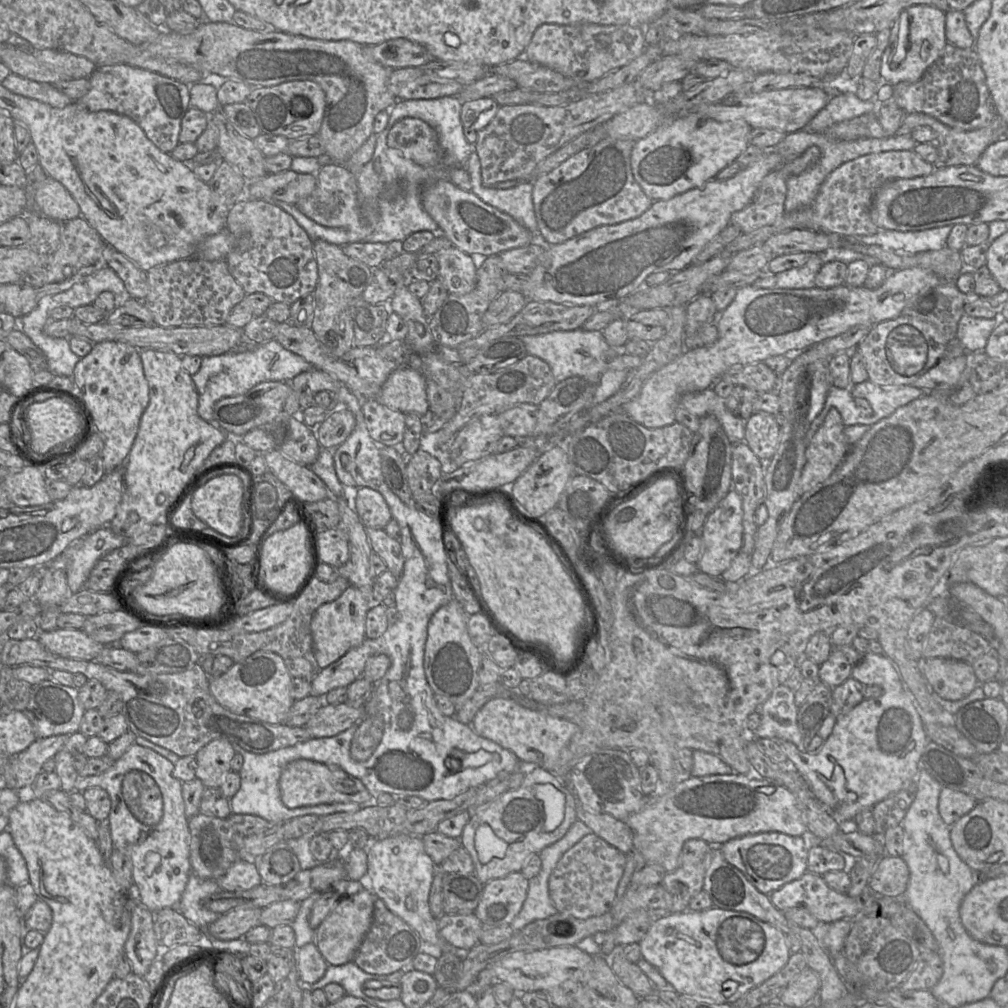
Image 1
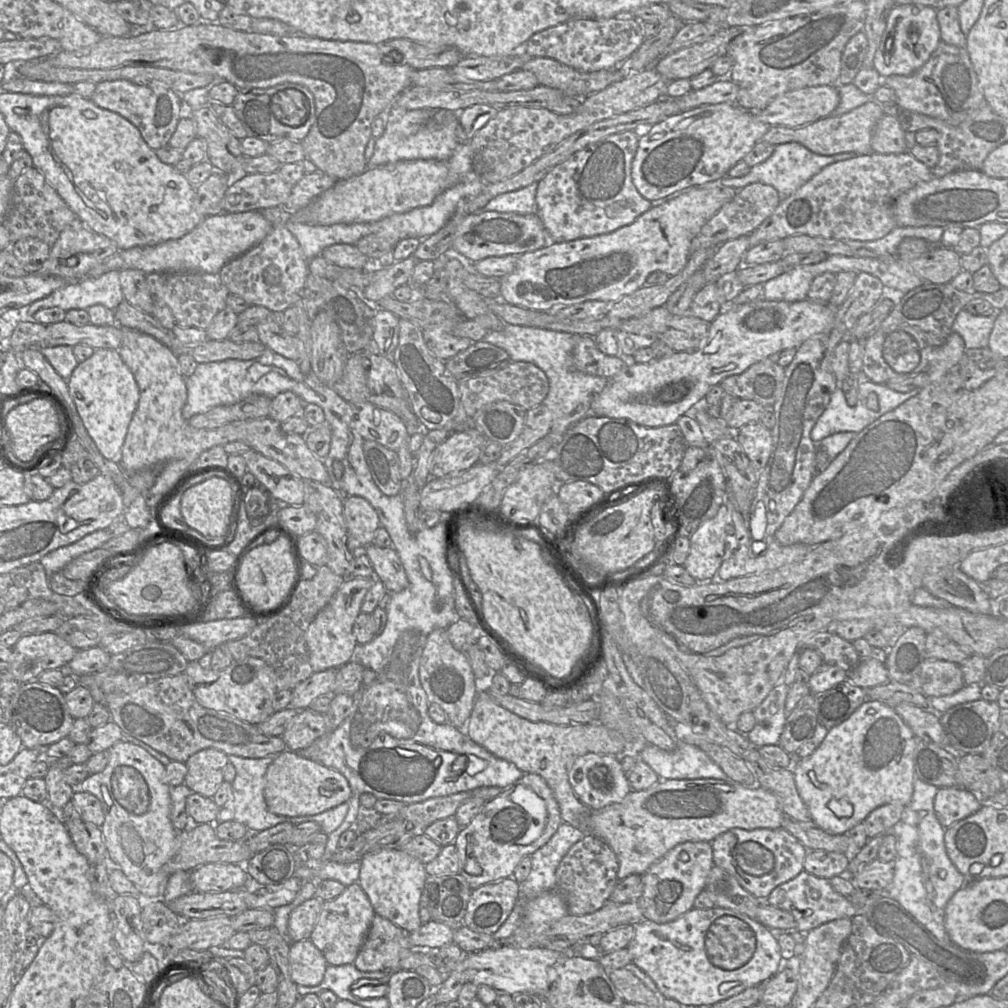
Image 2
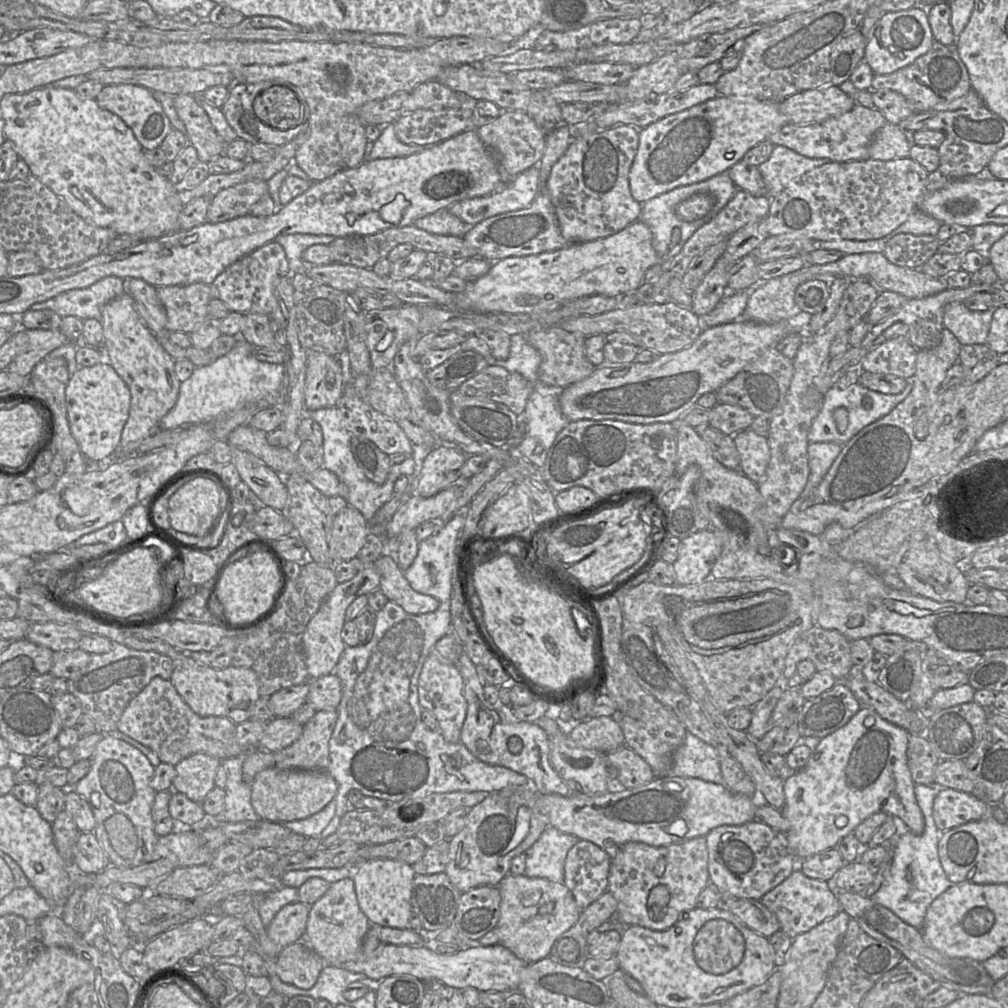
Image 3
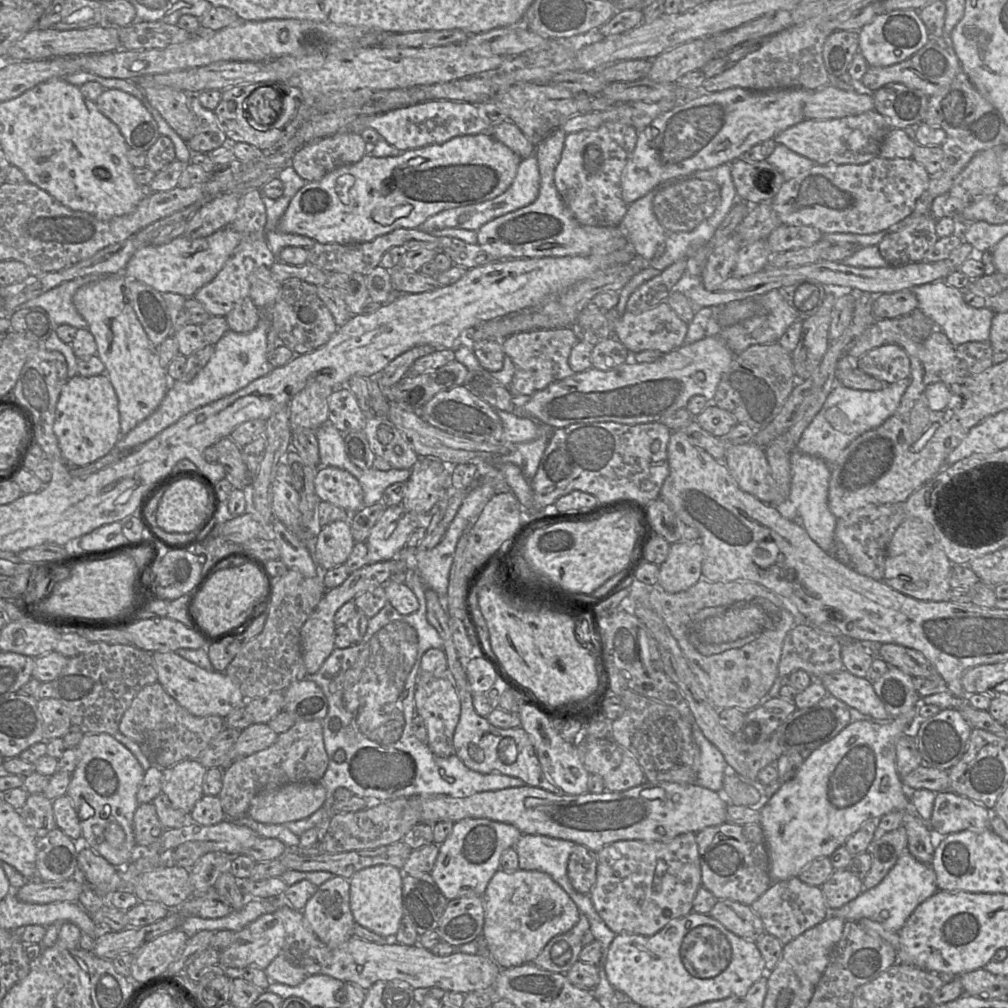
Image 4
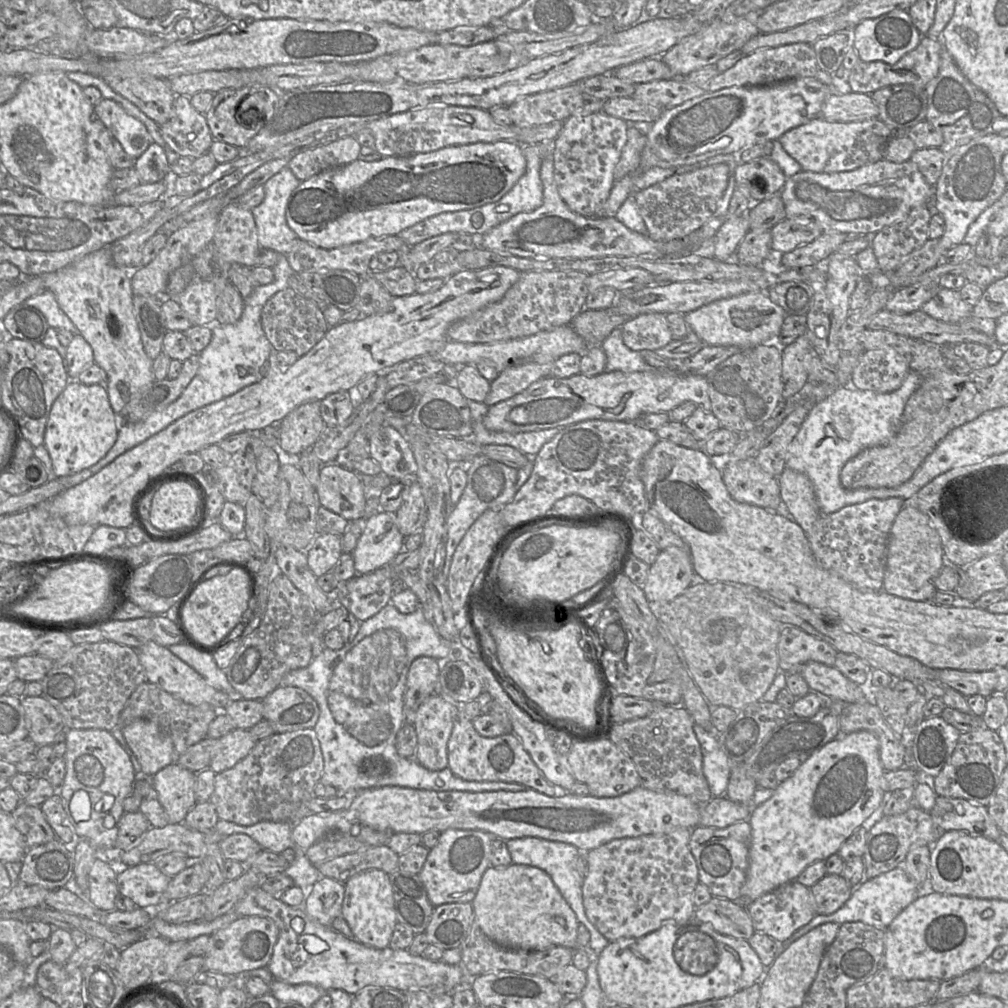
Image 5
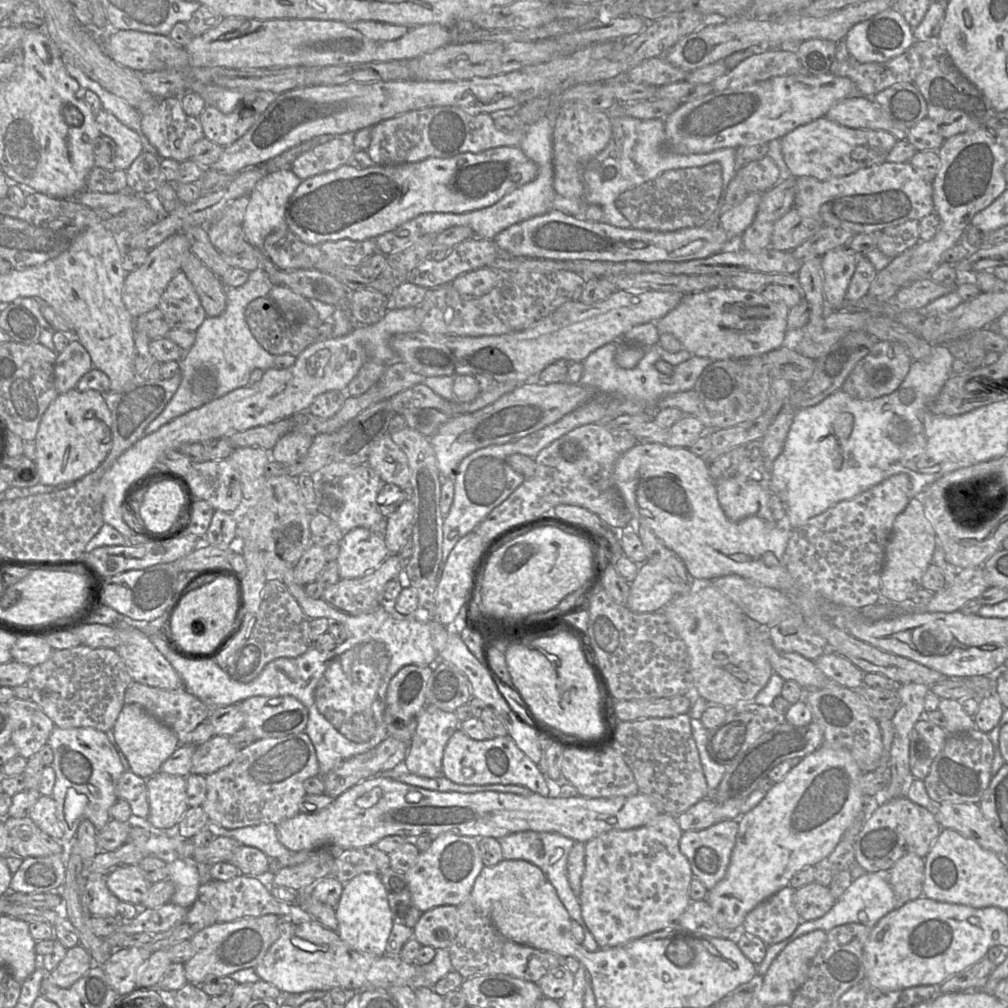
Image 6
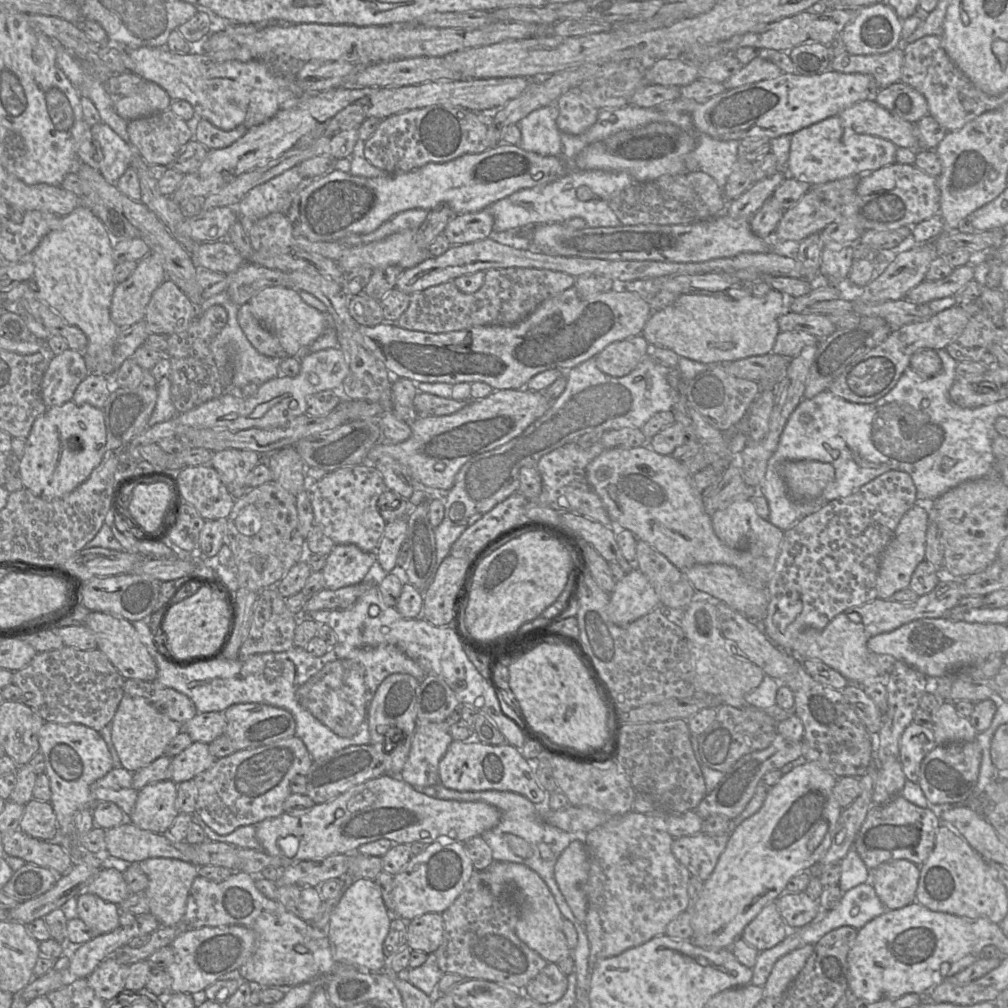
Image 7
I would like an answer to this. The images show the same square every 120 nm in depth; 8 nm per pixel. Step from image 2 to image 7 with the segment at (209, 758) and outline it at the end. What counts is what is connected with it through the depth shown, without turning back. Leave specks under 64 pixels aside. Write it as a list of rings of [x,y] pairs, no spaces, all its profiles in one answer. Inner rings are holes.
[[[165,780],[144,786],[138,791],[133,812],[128,821],[142,830],[167,835],[179,815],[175,807],[177,784]]]

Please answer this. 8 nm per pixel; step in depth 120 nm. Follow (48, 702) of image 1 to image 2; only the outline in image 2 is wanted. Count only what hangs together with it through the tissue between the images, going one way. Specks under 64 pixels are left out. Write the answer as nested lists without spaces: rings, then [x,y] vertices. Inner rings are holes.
[[[35,679],[22,684],[11,697],[12,713],[9,724],[20,737],[24,748],[47,748],[69,735],[75,719],[69,712],[64,696],[58,688]]]

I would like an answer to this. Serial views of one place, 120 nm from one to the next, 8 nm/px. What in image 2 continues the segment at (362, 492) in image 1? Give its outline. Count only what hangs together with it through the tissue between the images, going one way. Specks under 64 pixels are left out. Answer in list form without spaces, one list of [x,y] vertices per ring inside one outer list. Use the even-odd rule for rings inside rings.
[[[348,496],[343,502],[343,516],[347,530],[347,548],[358,553],[372,544],[380,527],[378,515],[363,497]]]

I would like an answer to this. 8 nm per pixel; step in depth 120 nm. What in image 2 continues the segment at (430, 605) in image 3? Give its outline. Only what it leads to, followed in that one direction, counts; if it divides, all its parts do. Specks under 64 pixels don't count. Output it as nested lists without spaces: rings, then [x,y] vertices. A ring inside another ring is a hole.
[[[368,545],[363,552],[368,556],[374,577],[381,581],[388,593],[397,593],[409,585],[404,567],[394,548],[380,548]]]

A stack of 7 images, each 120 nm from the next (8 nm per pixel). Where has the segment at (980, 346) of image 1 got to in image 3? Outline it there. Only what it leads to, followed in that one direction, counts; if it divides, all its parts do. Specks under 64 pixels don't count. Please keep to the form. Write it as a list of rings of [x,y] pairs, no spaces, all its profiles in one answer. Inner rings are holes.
[[[963,302],[946,305],[943,326],[950,330],[962,346],[986,344],[994,309],[971,311]]]

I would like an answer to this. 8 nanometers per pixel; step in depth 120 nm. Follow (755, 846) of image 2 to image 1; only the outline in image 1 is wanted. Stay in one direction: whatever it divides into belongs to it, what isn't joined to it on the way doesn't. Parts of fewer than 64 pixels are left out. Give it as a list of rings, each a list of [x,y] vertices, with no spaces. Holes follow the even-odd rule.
[[[761,832],[733,838],[720,845],[727,862],[738,868],[761,893],[770,895],[808,871],[808,854],[813,838],[780,832]]]

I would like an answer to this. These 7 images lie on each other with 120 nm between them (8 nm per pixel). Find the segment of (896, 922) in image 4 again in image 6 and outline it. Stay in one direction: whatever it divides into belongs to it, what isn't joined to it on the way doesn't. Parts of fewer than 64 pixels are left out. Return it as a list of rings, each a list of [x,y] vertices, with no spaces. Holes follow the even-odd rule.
[[[857,863],[853,864],[849,868],[849,871],[853,879],[852,884],[824,916],[815,920],[802,921],[793,934],[787,939],[768,946],[763,961],[757,966],[757,980],[767,973],[773,960],[796,938],[814,930],[829,932],[834,927],[848,923],[860,923],[866,927],[872,928],[882,917],[898,907],[897,900],[887,880],[886,874],[867,873]]]

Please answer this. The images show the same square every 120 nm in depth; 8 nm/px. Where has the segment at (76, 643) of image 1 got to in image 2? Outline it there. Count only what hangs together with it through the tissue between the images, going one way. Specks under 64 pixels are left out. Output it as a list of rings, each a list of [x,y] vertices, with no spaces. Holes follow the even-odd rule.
[[[55,632],[22,635],[12,650],[13,661],[7,671],[20,684],[37,679],[46,670],[65,669],[78,651]]]

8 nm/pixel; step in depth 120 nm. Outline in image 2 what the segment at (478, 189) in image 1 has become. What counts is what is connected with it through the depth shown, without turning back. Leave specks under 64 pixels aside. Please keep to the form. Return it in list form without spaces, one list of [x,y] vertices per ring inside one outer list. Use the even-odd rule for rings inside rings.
[[[538,182],[524,188],[500,194],[491,199],[486,206],[477,212],[497,211],[521,215],[537,213],[536,191]]]

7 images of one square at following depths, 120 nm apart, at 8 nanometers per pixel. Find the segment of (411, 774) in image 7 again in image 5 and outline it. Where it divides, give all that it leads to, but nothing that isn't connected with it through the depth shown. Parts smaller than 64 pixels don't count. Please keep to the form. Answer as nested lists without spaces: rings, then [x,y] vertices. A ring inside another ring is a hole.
[[[434,693],[420,704],[412,719],[406,720],[412,722],[417,734],[413,759],[424,768],[439,771],[448,767],[447,744],[459,711],[460,705]]]

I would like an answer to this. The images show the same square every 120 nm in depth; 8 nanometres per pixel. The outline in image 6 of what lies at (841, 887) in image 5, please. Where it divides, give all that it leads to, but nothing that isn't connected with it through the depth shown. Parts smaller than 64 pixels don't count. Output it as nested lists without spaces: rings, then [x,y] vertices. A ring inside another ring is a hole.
[[[816,882],[796,889],[793,901],[802,921],[815,920],[824,916],[836,903],[828,886]]]

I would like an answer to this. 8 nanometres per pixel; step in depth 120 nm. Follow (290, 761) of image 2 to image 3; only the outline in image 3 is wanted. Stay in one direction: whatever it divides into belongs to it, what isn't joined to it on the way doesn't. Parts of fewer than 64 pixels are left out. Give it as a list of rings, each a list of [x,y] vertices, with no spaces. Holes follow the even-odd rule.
[[[269,768],[260,771],[251,784],[251,805],[261,820],[281,823],[305,819],[330,803],[338,786],[327,770],[282,770]]]

